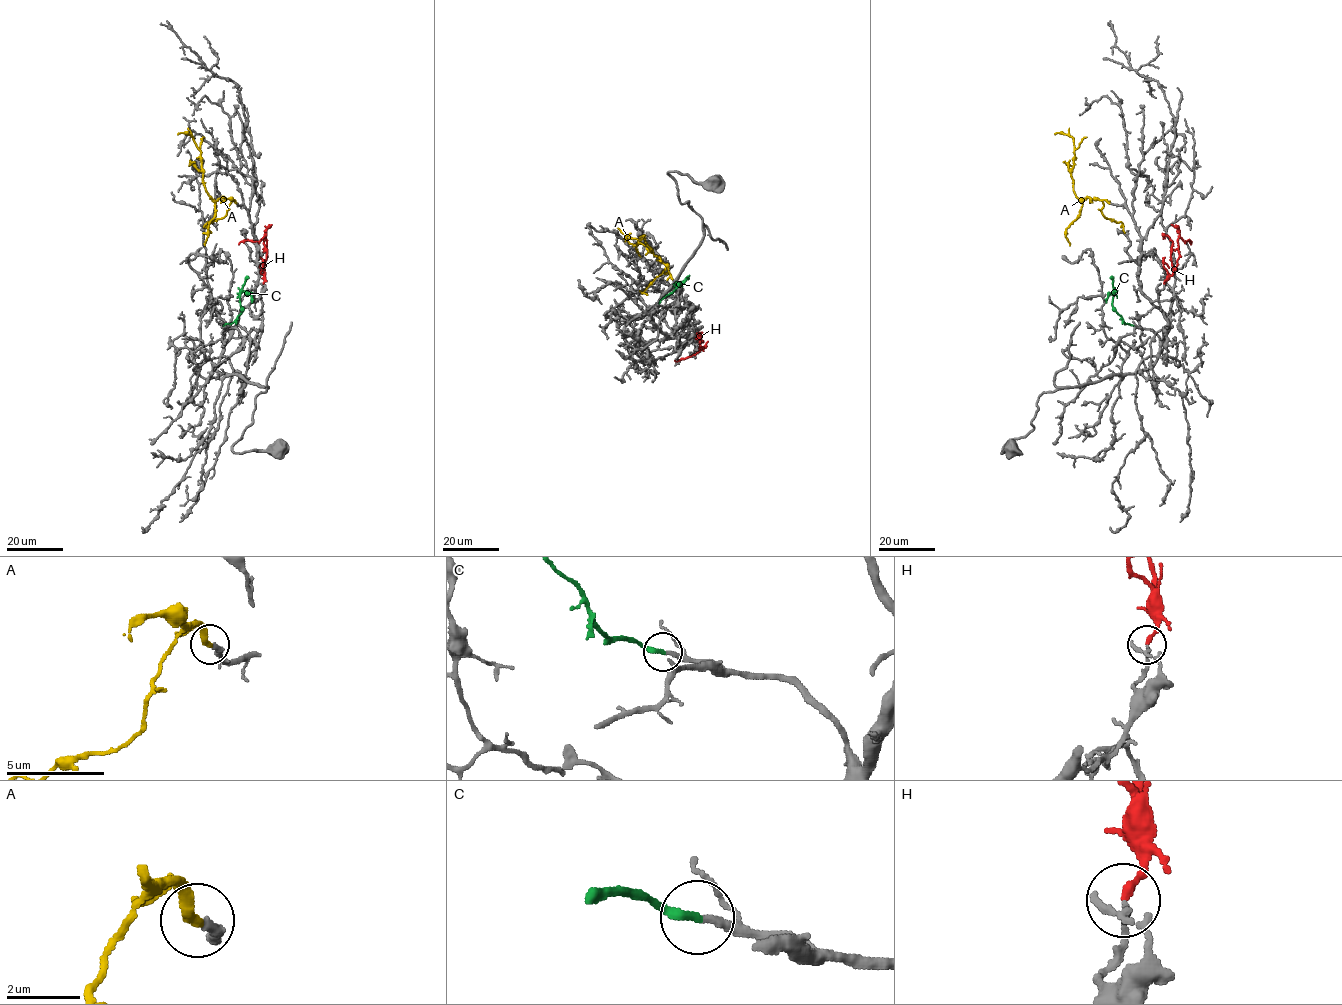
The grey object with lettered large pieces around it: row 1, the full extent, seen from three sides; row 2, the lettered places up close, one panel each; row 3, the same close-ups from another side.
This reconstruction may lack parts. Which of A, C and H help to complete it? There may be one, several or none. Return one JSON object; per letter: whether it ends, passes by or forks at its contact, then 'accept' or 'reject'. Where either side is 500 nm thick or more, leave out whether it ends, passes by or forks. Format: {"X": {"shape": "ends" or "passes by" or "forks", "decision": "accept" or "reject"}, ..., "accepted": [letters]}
{"A": {"shape": "ends", "decision": "reject"}, "C": {"shape": "ends", "decision": "accept"}, "H": {"shape": "ends", "decision": "accept"}, "accepted": ["C", "H"]}

